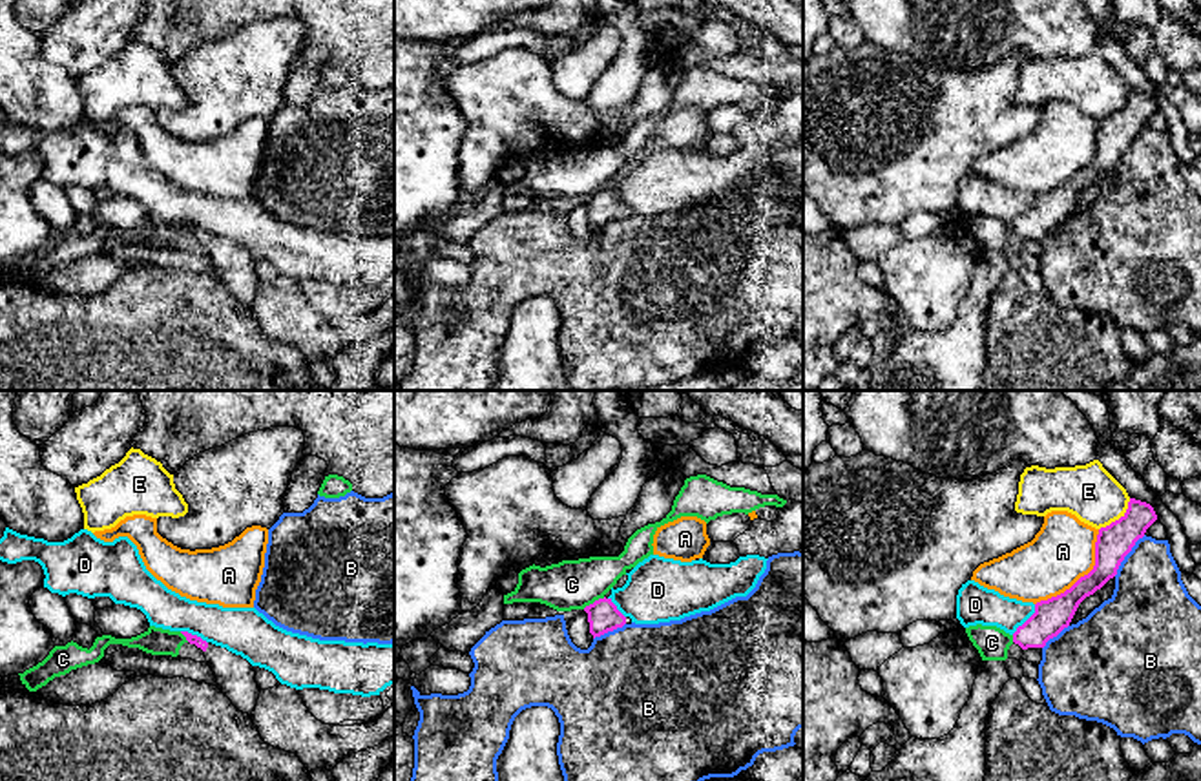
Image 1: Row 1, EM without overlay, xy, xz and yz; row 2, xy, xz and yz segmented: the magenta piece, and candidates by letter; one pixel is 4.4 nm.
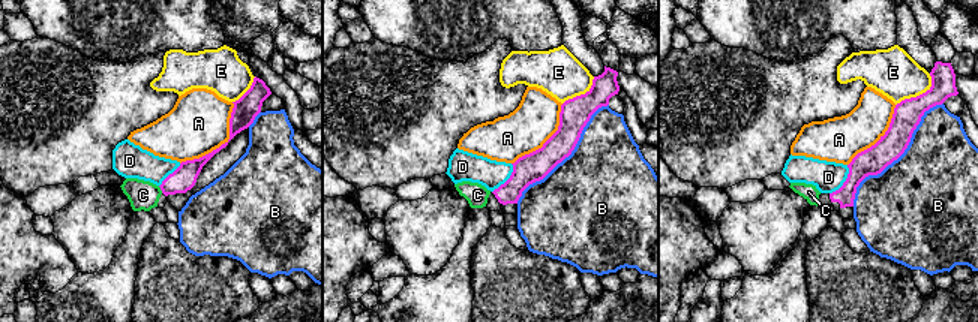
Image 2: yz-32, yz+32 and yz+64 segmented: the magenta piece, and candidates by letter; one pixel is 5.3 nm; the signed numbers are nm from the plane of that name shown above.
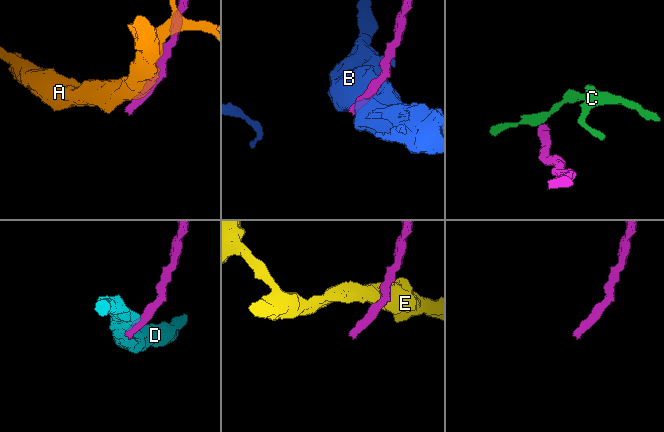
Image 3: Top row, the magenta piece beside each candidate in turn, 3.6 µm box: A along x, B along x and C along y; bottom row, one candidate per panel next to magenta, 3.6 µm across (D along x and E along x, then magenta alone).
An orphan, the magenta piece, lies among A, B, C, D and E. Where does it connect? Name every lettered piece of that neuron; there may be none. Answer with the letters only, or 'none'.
none

